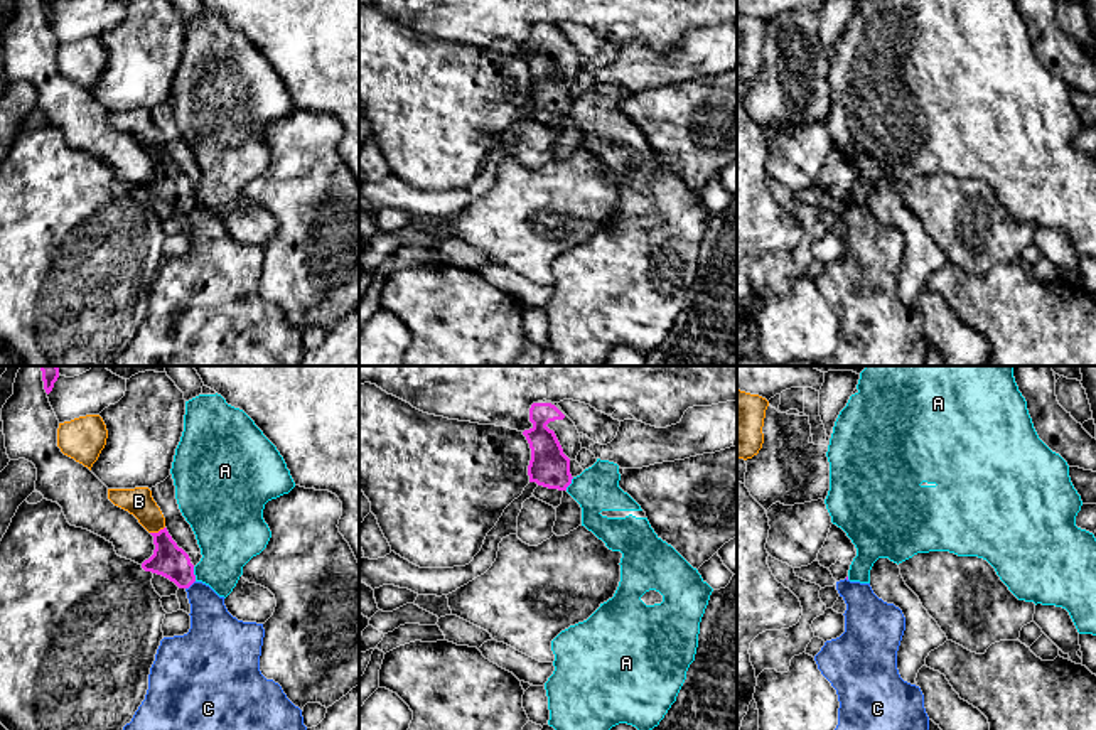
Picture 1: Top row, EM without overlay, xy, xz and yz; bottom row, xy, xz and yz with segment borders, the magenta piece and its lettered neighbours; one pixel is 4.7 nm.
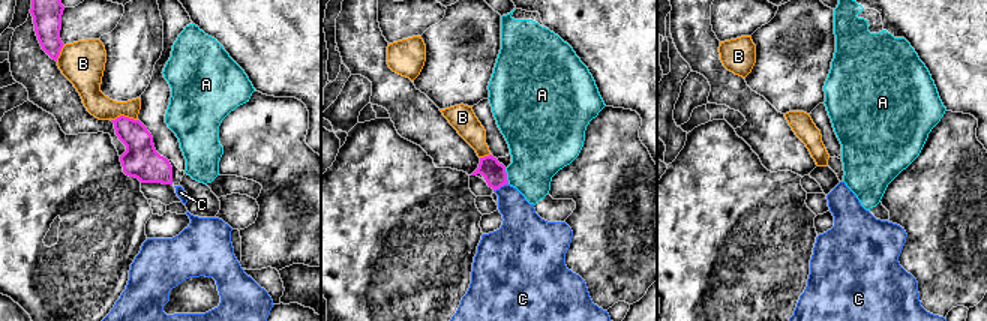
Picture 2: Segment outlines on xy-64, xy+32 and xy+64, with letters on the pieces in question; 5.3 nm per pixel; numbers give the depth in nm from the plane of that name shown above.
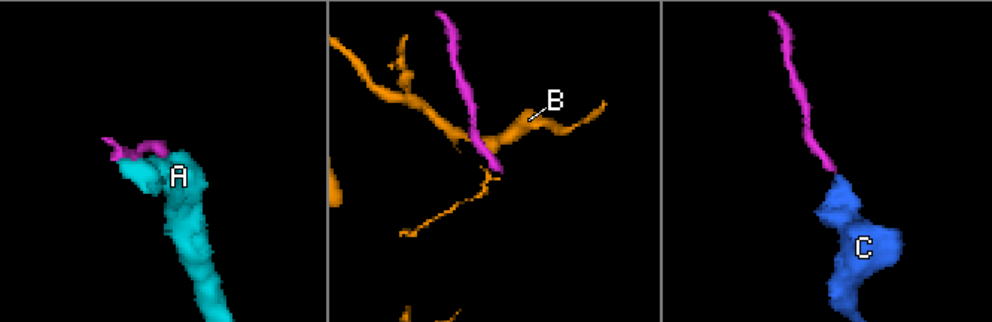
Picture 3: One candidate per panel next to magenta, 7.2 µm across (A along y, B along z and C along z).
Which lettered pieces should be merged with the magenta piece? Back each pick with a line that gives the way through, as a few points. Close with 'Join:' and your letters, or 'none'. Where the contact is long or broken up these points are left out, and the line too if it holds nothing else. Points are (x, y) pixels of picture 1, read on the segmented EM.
C: Path across: xy (169, 560), (189, 585), (204, 601), (213, 631)
Join: C

